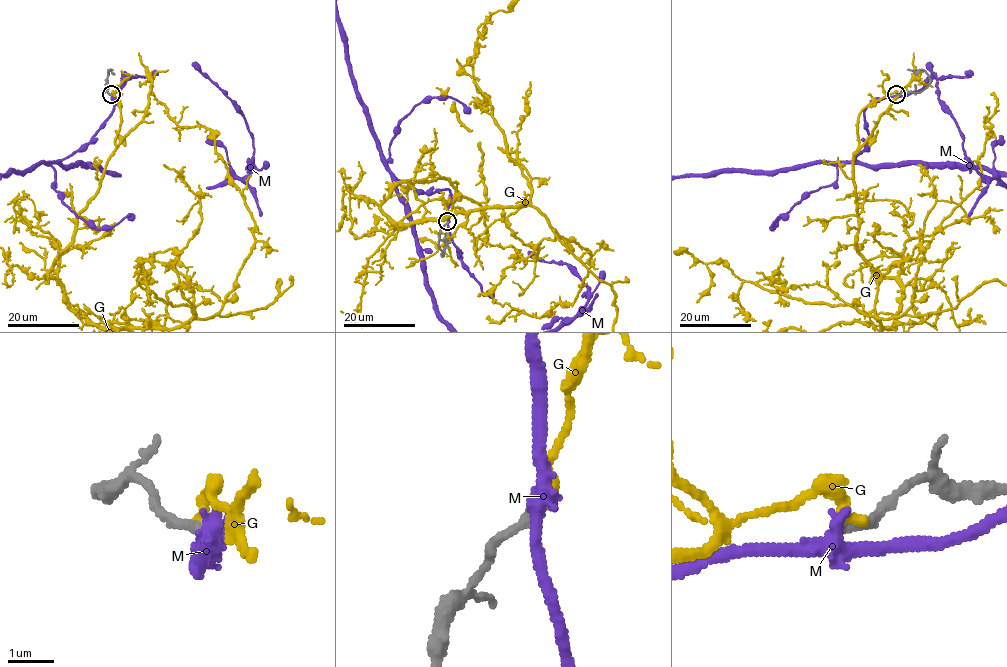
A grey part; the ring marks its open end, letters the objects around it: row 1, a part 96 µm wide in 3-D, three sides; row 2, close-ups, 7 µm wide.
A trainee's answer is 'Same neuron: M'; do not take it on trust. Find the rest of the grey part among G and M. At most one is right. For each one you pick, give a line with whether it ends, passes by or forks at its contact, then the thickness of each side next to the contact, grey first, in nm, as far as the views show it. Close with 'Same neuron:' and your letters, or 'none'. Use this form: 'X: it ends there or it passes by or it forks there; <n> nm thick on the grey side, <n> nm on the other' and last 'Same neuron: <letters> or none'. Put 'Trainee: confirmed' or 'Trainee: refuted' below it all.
Same neuron: none
Trainee: refuted

